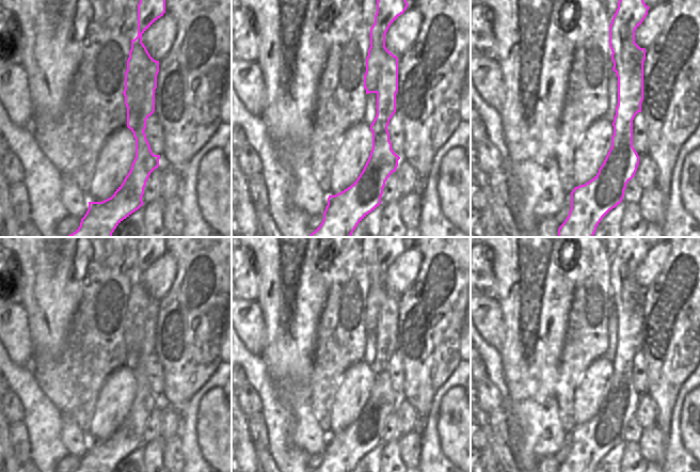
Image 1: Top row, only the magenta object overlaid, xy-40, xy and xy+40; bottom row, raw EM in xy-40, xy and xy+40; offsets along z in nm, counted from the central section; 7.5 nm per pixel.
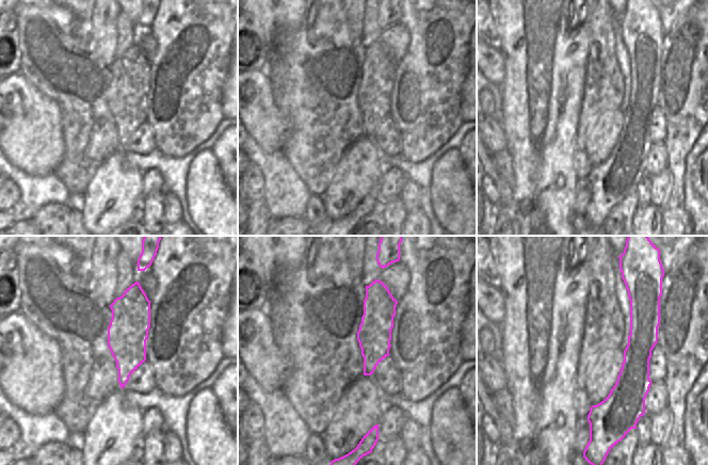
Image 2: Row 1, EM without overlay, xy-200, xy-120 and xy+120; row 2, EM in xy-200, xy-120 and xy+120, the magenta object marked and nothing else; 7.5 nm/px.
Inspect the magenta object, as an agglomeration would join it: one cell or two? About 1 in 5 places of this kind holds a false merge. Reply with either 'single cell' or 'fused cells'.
fused cells

